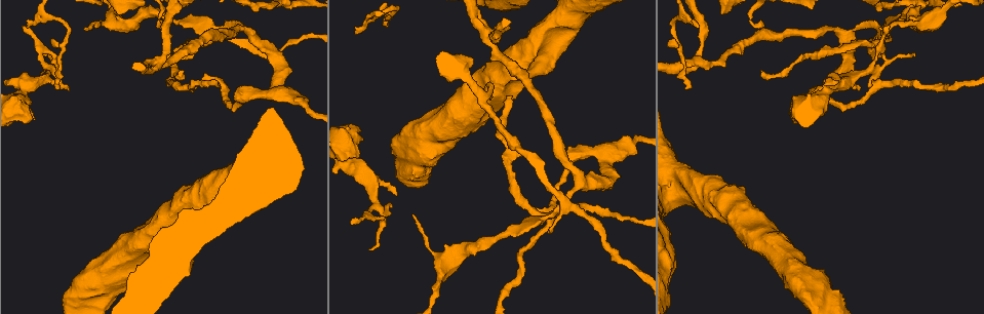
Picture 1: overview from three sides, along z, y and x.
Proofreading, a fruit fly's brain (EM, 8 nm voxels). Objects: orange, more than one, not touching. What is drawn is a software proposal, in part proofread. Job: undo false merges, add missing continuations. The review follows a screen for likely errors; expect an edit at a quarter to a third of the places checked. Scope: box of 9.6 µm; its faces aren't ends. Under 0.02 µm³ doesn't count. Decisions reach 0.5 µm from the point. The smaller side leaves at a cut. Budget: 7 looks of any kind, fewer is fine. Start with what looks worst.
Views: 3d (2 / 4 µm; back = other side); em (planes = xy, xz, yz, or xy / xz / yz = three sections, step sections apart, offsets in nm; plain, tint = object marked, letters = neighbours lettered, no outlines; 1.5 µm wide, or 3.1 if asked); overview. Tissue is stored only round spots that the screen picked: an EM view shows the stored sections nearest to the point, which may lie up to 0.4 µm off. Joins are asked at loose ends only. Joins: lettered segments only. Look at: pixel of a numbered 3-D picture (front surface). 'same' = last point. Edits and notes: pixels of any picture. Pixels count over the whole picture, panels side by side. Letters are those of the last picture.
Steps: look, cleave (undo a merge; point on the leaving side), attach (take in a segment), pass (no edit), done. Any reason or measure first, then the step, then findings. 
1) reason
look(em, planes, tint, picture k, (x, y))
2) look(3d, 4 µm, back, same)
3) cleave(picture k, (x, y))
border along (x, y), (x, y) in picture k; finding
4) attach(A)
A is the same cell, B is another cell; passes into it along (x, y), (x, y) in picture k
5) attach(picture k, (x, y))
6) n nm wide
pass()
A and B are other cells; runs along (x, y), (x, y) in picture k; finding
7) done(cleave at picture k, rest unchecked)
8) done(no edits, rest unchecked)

branch stops here
look(3d, 4 µm, picture 1, (357, 32))

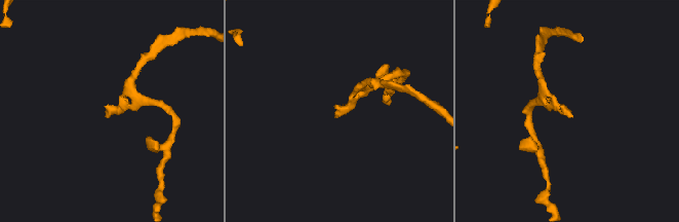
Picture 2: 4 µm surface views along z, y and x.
look(em, planes, letters, picture 2, (572, 116))

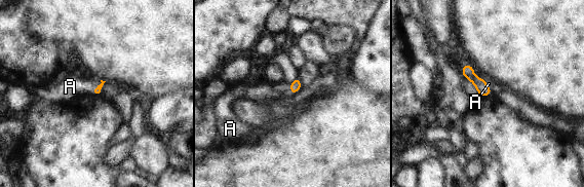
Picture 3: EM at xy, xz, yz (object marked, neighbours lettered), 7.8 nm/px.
attach(A)
A is the same cell; passes into it along (98, 89), (94, 88), (70, 86) in picture 3; the cell continues

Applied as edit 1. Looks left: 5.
look(overview)

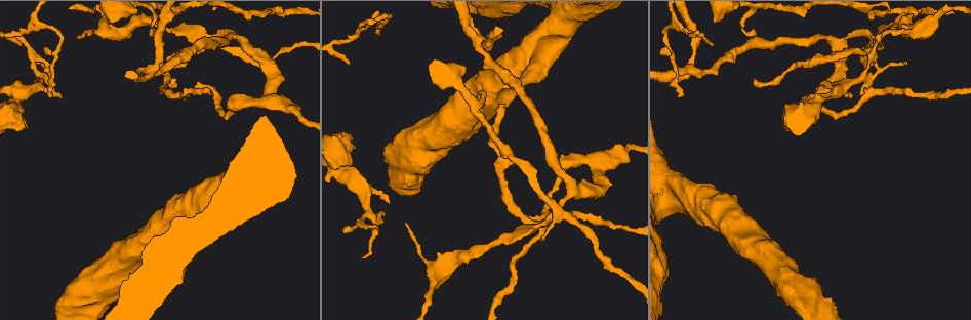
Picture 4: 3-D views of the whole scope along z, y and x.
branch stops here
look(em, yz, step 4, tint, picture 4, (342, 230))

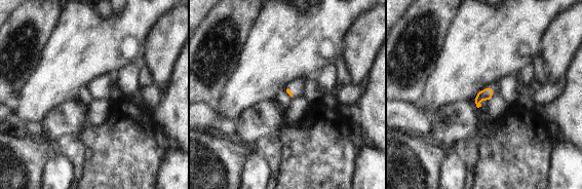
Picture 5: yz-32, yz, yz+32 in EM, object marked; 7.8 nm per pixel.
look(em, planes, letters, same)

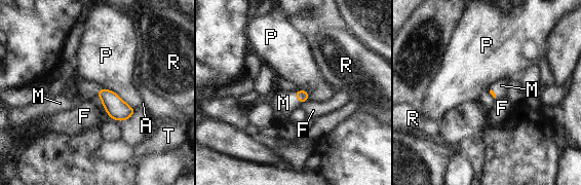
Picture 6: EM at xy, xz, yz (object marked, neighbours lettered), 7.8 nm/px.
attach(M)
M is the same cell, A, F, P, R and T are other cells; passes into it along (302, 96), (297, 98), (283, 103) in picture 6; it goes on there

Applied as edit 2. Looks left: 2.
done(attach at picture 3, attach at picture 6, rest unchecked)

